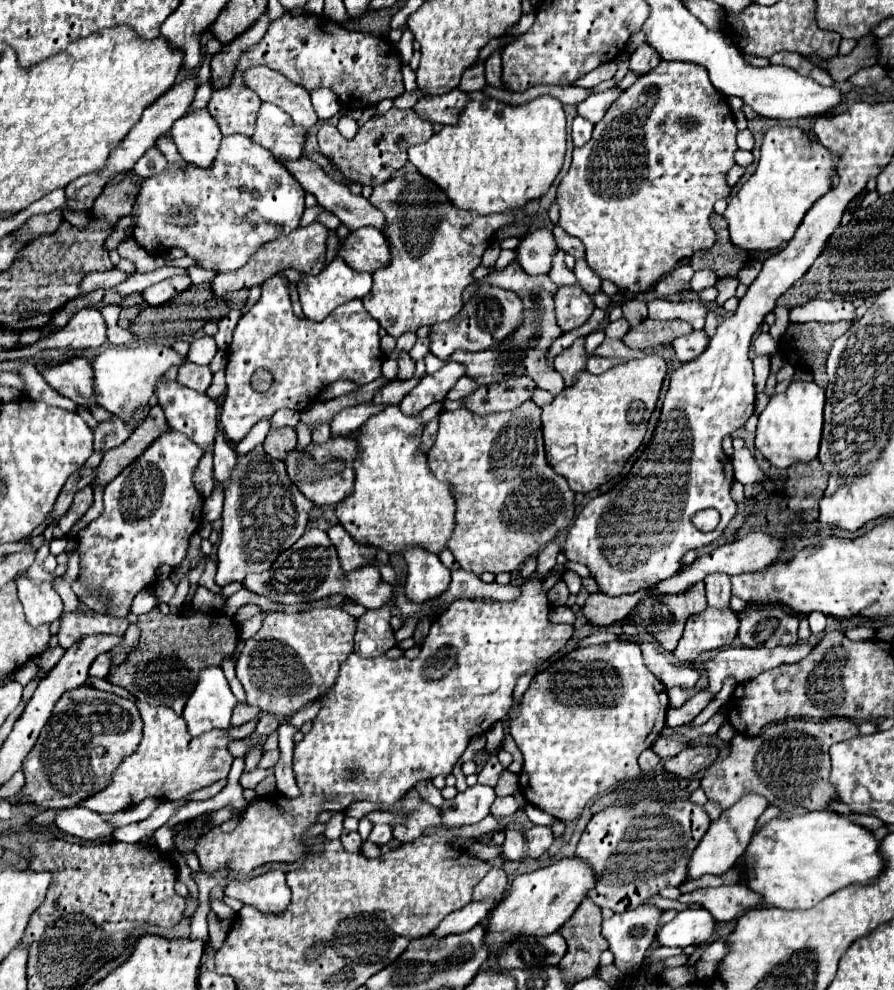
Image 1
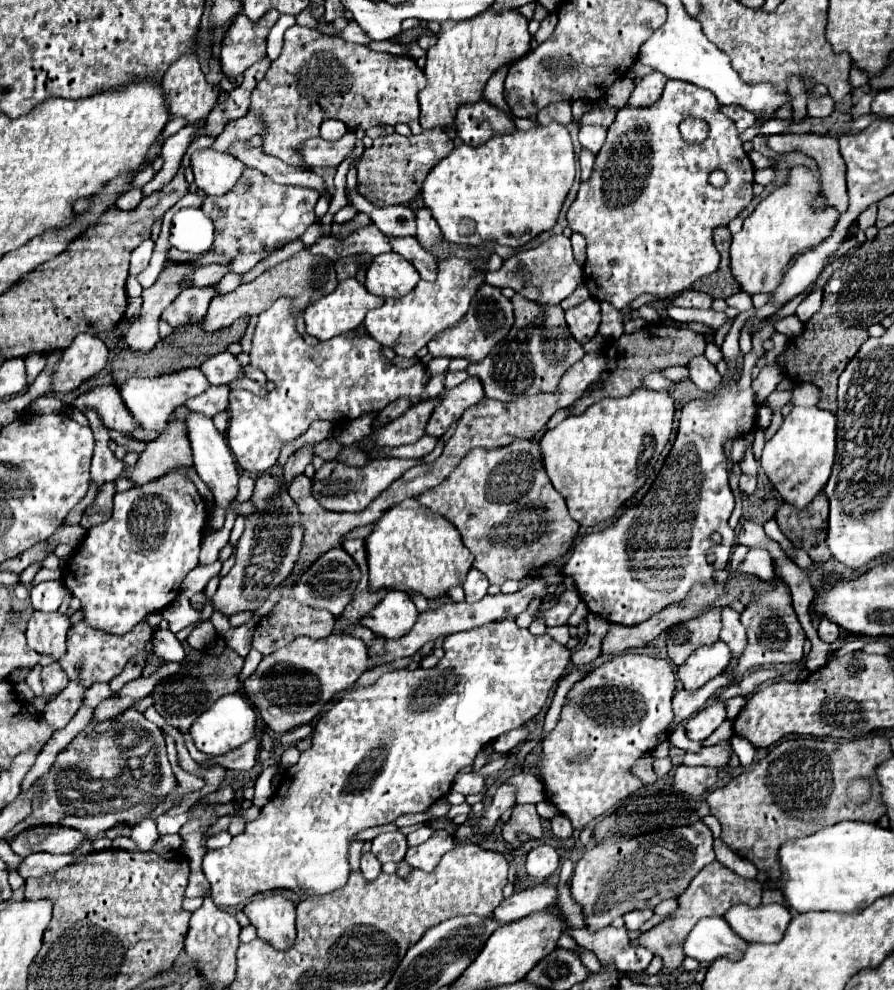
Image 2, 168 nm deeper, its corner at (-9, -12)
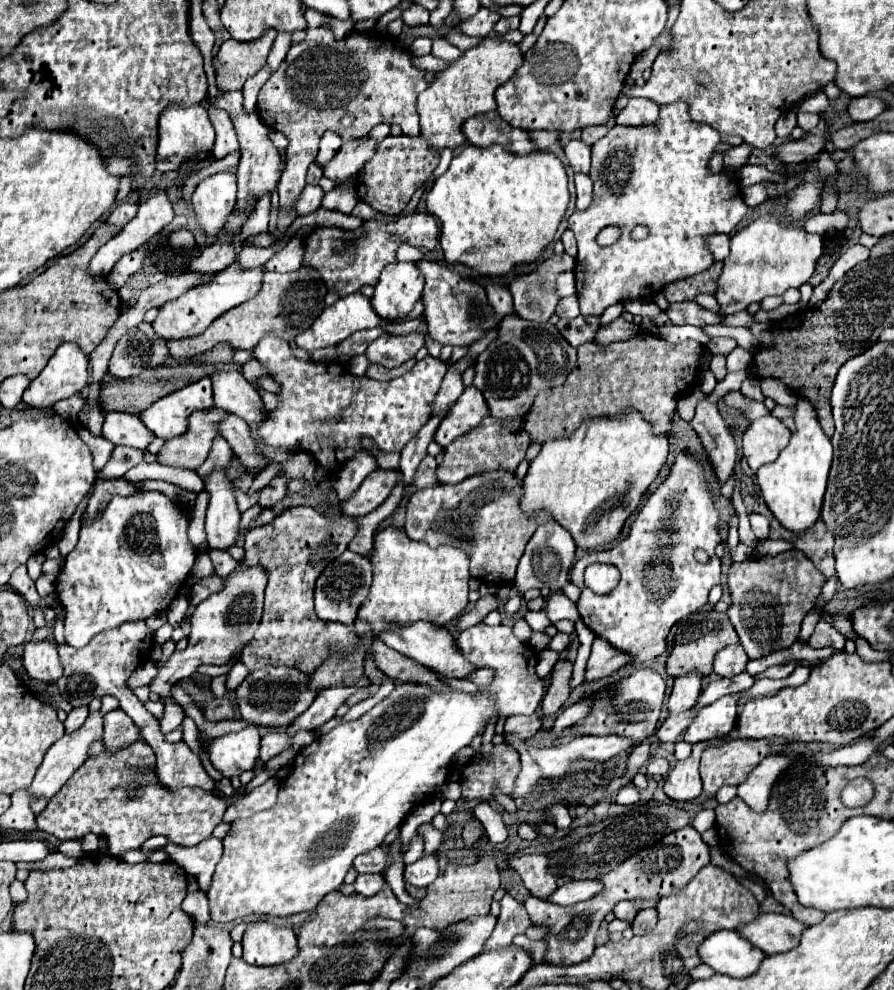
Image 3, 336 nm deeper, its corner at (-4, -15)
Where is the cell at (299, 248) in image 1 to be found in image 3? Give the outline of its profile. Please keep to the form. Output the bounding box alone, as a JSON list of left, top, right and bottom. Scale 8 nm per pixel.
[167,267,327,359]

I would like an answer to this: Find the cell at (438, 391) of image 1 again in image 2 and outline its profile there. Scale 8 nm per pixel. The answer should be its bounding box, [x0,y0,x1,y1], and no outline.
[426,378,484,438]

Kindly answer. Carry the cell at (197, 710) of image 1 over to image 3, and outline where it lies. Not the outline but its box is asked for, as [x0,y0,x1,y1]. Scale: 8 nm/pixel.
[207,725,259,777]

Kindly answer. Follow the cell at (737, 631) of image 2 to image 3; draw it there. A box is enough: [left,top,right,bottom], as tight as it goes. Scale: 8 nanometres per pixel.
[713,645,749,677]

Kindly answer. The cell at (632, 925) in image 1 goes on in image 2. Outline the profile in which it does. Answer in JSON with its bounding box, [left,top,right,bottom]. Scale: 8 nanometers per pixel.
[563,920,652,972]

